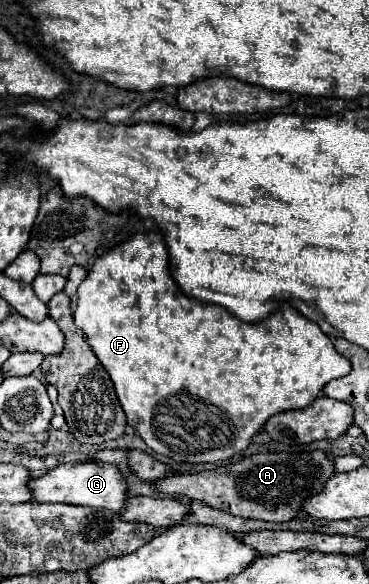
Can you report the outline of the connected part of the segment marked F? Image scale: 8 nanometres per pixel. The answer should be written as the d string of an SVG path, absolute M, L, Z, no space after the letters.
M135 233L131 235L127 241L119 243L117 247L105 251L101 257L97 257L97 261L93 263L91 271L87 273L87 277L81 281L79 285L79 303L75 309L75 325L79 329L85 331L85 337L91 345L91 349L95 351L95 355L99 357L101 365L107 369L115 391L117 391L117 399L127 415L127 423L131 427L135 427L135 431L139 433L139 437L159 455L165 455L173 461L185 461L185 463L215 463L215 461L225 461L241 451L245 451L251 443L251 437L261 431L261 427L265 425L267 417L287 411L287 409L303 409L309 407L317 395L321 393L321 389L325 387L325 383L329 383L331 379L339 379L343 375L347 375L351 371L351 363L337 353L337 349L333 347L331 339L319 329L317 323L305 319L297 309L293 309L287 301L279 303L279 307L265 319L259 323L245 323L241 319L237 319L235 315L231 315L227 309L223 309L221 305L215 303L203 303L197 299L187 297L179 285L173 281L171 273L169 273L169 261L167 261L167 247L165 247L165 239L163 237L151 237L147 233Z

